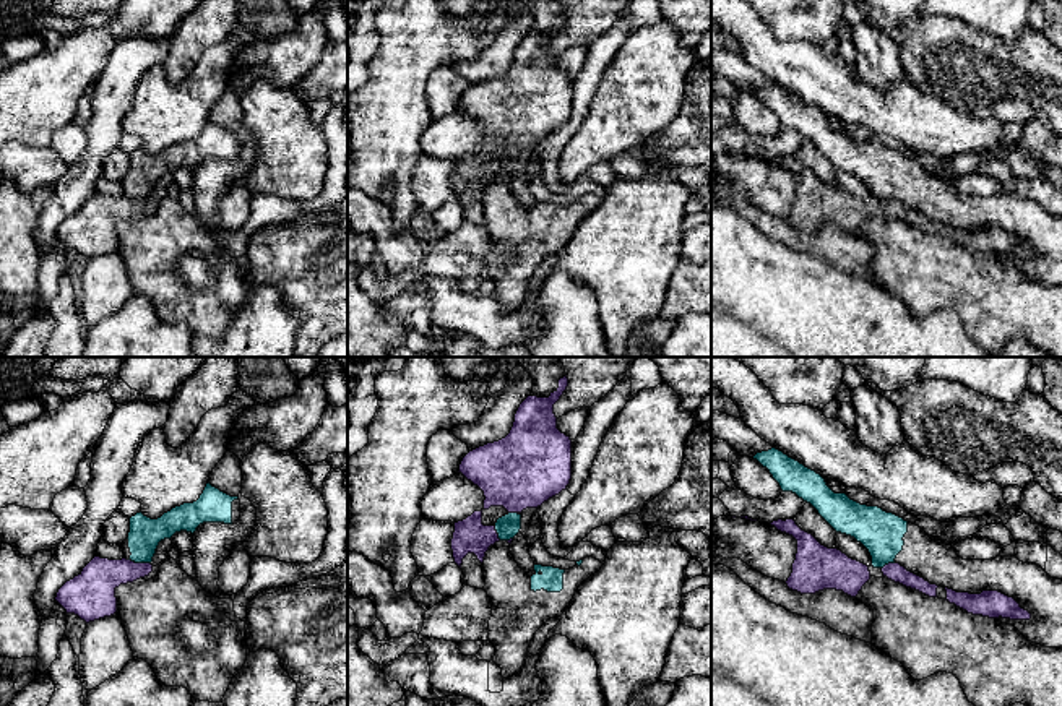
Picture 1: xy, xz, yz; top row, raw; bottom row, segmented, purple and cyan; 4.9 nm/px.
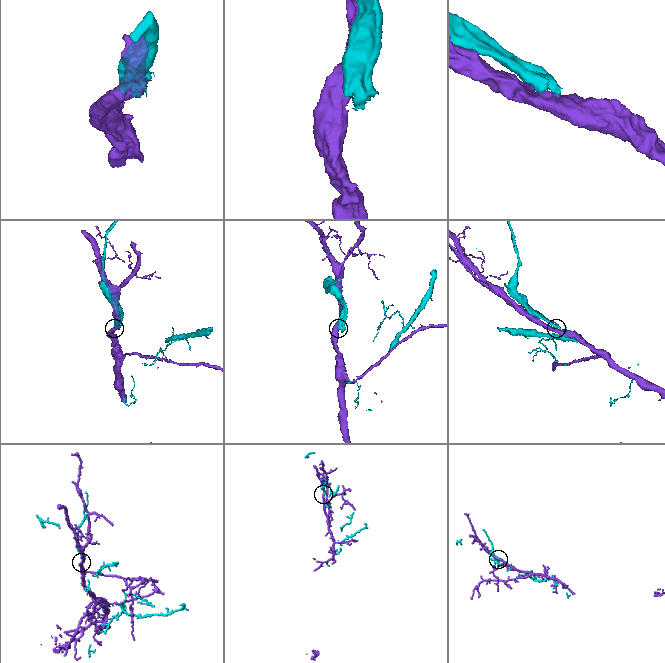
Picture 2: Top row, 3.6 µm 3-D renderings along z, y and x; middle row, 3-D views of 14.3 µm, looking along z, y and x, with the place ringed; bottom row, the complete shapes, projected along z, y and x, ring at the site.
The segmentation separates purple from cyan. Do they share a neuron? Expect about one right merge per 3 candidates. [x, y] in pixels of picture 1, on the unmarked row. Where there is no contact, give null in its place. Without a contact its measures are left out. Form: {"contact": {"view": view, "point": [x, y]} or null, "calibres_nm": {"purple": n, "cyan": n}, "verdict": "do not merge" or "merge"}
{"contact": {"view": "xy", "point": [140, 200]}, "calibres_nm": {"purple": 190, "cyan": 160}, "verdict": "do not merge"}

